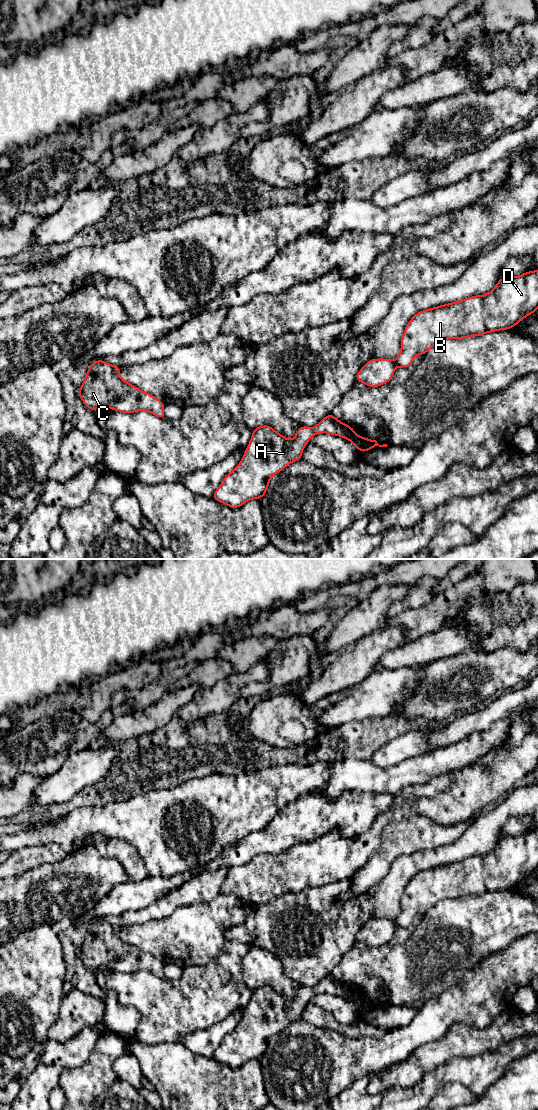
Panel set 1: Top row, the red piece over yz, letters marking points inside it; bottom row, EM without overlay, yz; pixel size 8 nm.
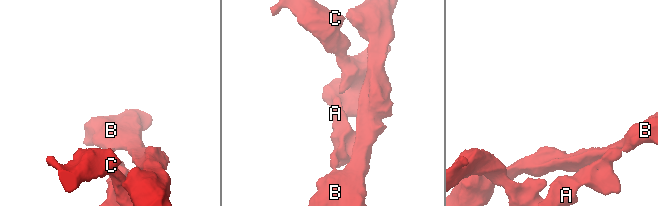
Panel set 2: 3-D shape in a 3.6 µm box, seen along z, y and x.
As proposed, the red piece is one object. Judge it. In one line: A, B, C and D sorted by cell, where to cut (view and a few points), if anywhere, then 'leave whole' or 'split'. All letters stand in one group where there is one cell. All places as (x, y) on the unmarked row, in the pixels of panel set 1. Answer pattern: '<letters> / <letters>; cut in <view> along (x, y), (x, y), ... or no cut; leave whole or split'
A C / B D; cut in yz along (393, 921), (396, 925); split

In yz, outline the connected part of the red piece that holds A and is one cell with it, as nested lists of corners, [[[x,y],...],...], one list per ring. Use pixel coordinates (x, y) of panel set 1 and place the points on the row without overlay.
[[[331,973],[324,977],[314,988],[300,986],[294,999],[289,1000],[276,992],[271,986],[263,985],[253,990],[250,1003],[247,1006],[244,1016],[237,1027],[230,1032],[222,1041],[211,1058],[234,1069],[241,1067],[251,1059],[264,1057],[269,1047],[270,1038],[282,1031],[288,1024],[302,1019],[304,1007],[314,994],[329,993],[341,996],[352,1002],[357,1009],[363,1013],[376,1006],[387,1007],[387,1004],[379,1005],[376,1000],[358,996],[354,989],[342,983]]]

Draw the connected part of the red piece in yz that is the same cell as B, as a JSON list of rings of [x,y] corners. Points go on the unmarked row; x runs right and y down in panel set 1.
[[[538,830],[516,837],[502,837],[486,855],[467,857],[458,862],[422,870],[405,887],[396,926],[407,928],[418,914],[425,915],[439,901],[481,896],[498,890],[509,890],[538,869]]]

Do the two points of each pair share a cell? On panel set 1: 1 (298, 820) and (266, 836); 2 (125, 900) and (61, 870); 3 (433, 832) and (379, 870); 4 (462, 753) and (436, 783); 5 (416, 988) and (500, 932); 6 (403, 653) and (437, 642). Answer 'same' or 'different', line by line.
1: same
2: same
3: same
4: different
5: same
6: same

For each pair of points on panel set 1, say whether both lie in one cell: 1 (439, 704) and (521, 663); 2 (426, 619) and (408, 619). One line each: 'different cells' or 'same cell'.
1: same cell
2: same cell

